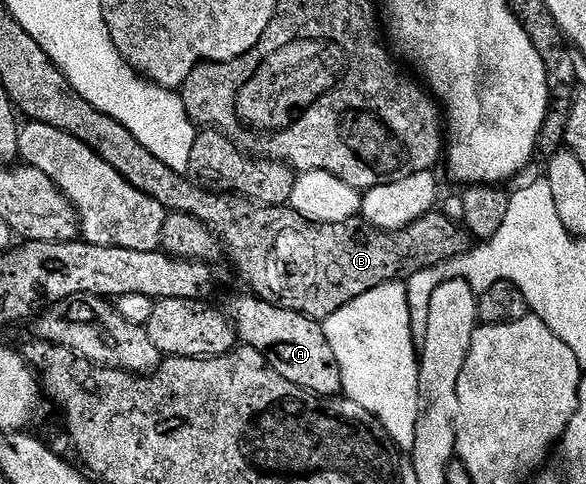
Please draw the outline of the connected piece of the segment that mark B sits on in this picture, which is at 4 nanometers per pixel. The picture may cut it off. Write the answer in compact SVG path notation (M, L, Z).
M56 62L48 65L26 65L23 69L23 102L17 107L28 122L45 123L73 135L73 139L85 143L99 158L109 163L118 174L145 195L157 200L168 212L193 215L205 223L219 238L224 254L228 255L238 275L247 283L254 296L275 307L285 307L307 318L322 321L340 310L345 303L359 298L373 287L381 287L390 281L406 282L407 279L425 268L436 267L472 249L473 238L460 222L449 219L441 211L432 211L409 223L403 229L374 229L361 217L351 218L341 223L313 223L305 219L290 205L258 205L238 193L218 191L192 181L186 174L166 167L148 148L137 142L127 127L105 115L89 104L65 79L62 68Z

